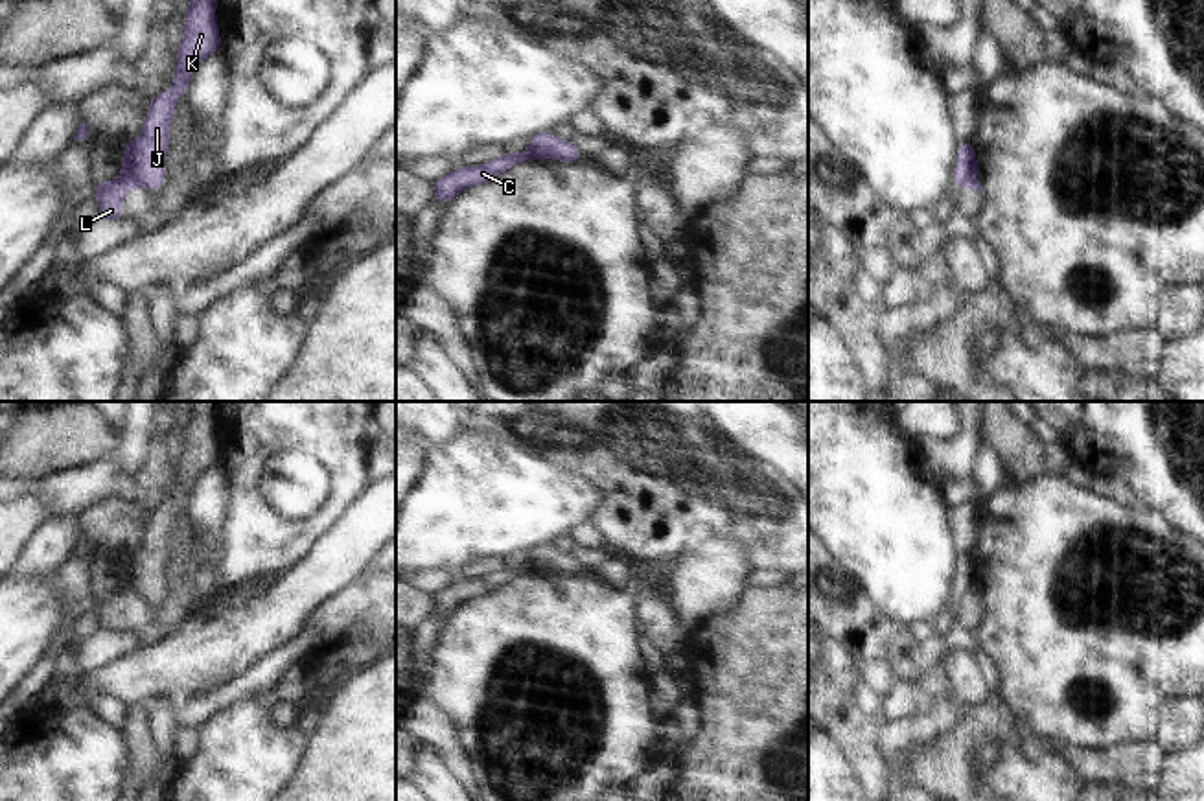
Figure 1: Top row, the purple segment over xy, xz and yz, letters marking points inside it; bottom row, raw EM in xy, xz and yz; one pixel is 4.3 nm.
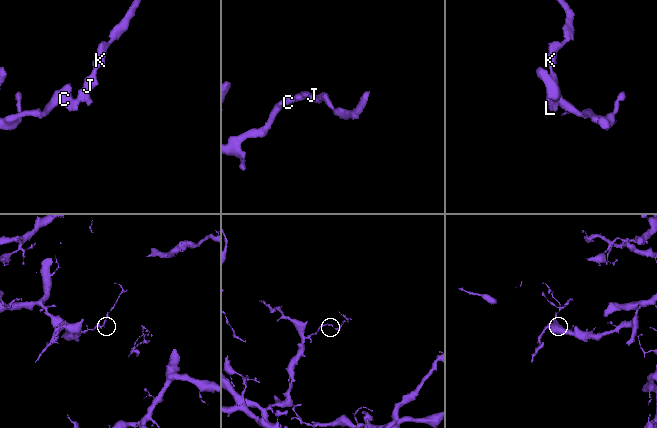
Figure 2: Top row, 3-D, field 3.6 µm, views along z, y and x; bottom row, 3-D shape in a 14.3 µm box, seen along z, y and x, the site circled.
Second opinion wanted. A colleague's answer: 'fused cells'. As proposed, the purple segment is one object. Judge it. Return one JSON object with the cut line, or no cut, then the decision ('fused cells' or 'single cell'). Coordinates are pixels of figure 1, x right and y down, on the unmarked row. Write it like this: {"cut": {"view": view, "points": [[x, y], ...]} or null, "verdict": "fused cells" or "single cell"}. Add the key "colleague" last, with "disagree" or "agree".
{"cut": {"view": "xy", "points": [[118, 590], [129, 590], [137, 597]]}, "verdict": "fused cells", "colleague": "agree"}

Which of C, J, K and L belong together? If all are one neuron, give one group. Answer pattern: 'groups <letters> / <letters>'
groups C L / J K

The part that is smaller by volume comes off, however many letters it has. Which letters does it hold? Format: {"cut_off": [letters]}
{"cut_off": ["J", "K"]}

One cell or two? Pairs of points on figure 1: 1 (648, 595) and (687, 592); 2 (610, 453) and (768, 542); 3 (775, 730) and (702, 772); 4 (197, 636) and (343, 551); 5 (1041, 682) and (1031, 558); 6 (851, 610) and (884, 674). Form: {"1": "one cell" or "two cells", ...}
{"1": "two cells", "2": "one cell", "3": "one cell", "4": "one cell", "5": "one cell", "6": "one cell"}

